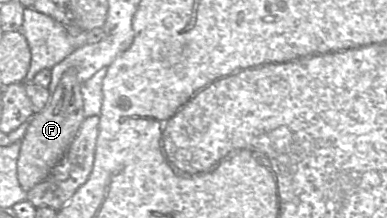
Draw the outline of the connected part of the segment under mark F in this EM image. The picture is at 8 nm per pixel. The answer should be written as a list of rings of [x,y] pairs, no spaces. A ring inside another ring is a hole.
[[[69,68],[60,79],[56,90],[51,93],[45,108],[31,117],[17,160],[17,178],[24,191],[30,191],[48,176],[76,137],[85,119],[82,83],[84,82],[79,81],[76,69]]]

